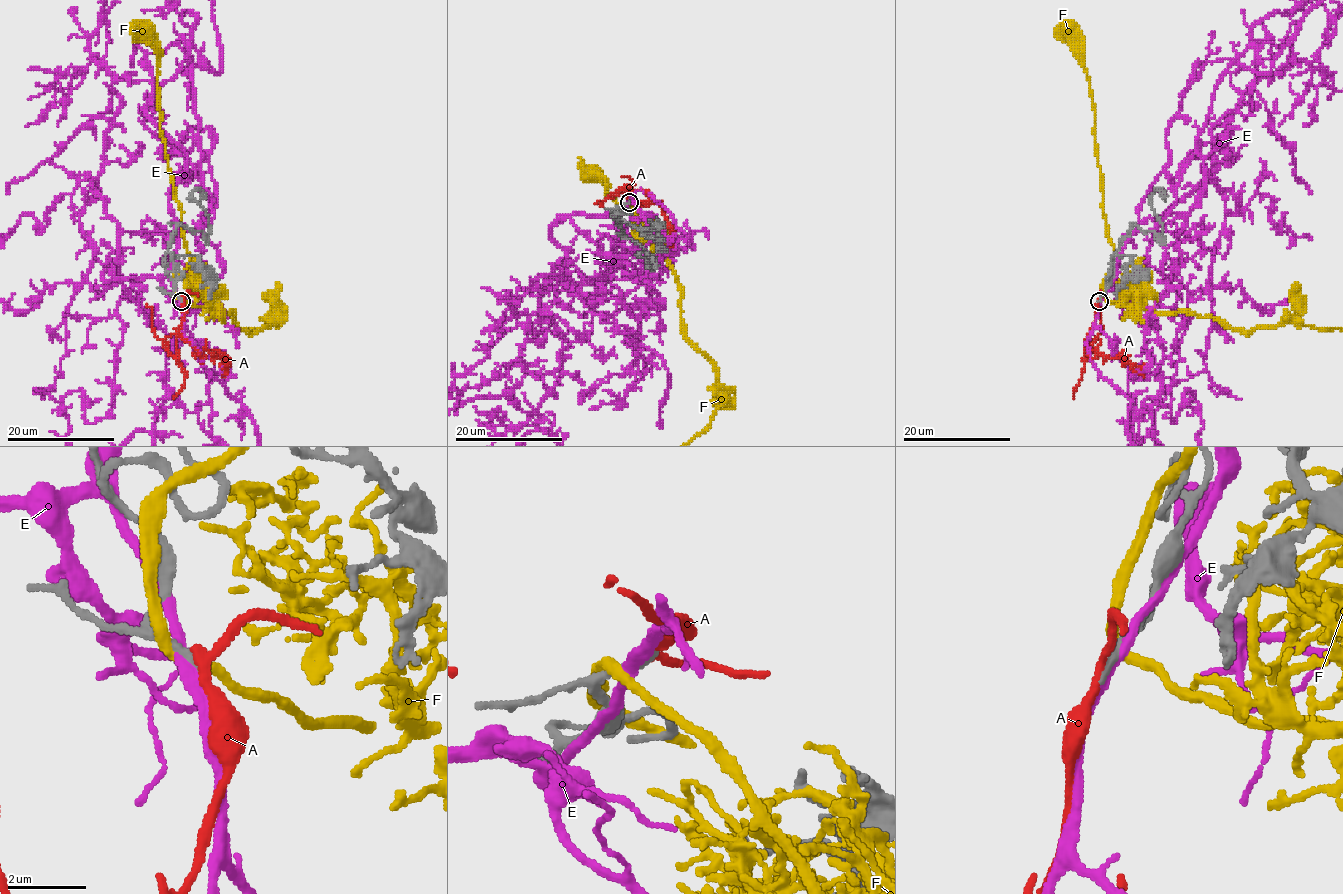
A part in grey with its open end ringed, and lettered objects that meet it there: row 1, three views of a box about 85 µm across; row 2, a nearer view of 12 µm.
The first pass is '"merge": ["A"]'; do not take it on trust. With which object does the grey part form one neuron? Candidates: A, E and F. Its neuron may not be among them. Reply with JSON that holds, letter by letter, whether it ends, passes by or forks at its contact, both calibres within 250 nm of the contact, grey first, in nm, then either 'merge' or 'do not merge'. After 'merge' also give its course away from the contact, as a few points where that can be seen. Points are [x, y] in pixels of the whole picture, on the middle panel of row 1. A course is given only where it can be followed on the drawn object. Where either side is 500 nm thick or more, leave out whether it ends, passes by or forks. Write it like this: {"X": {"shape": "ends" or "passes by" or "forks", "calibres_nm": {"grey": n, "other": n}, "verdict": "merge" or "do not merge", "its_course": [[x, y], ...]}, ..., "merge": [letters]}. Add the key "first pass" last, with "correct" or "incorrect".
{"A": {"shape": "passes by", "calibres_nm": {"grey": 240, "other": 220}, "verdict": "merge", "its_course": [[629, 203], [631, 199], [626, 192], [646, 190], [652, 196], [649, 199], [656, 200], [673, 231], [672, 247]]}, "E": {"shape": "passes by", "calibres_nm": {"grey": 260, "other": 300}, "verdict": "do not merge"}, "F": {"shape": "passes by", "calibres_nm": {"grey": 180, "other": 280}, "verdict": "do not merge"}, "merge": ["A"], "first pass": "correct"}

